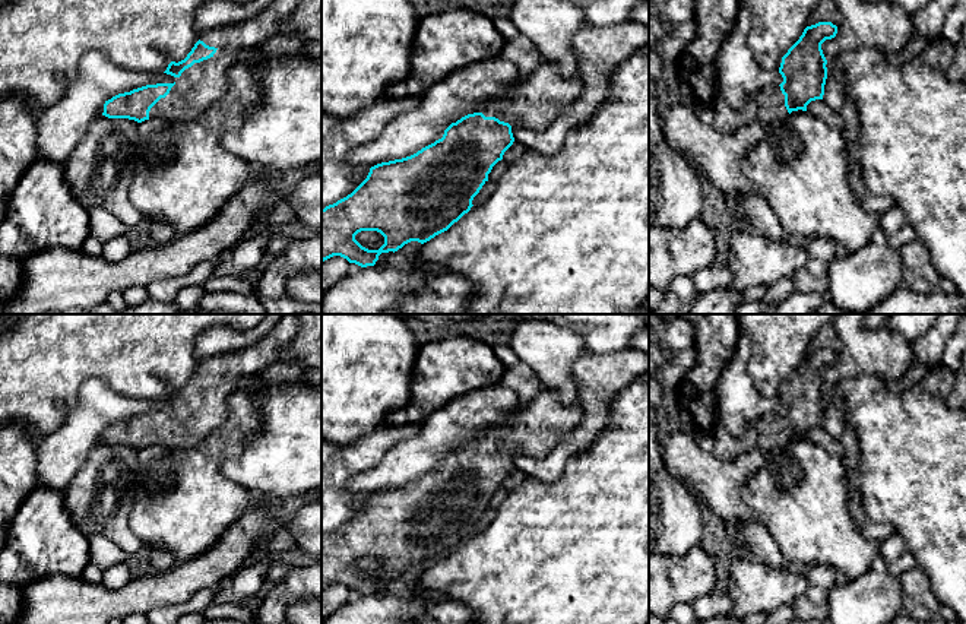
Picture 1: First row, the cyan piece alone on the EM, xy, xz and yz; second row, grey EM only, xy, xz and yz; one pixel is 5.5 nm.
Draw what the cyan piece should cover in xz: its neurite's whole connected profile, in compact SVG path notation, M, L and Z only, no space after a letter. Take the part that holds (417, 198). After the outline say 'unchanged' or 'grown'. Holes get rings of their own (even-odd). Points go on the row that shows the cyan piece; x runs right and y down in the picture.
M542 61L529 76L520 79L519 86L507 98L490 102L484 114L468 114L452 123L441 139L411 156L371 167L367 178L351 194L322 209L322 262L341 256L361 267L374 266L381 253L395 253L411 241L424 244L447 231L471 210L472 200L488 181L492 167L503 159L504 152L513 145L511 129L541 130L548 127L580 92L582 80L579 76L567 79L560 75L554 64ZM361 231L380 232L384 237L384 244L379 250L362 247L355 240Z | grown

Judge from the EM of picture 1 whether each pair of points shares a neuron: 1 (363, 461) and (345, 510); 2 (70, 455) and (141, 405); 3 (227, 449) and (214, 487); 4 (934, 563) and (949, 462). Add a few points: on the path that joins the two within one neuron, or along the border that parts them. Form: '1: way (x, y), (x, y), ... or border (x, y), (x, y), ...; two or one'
1: way (350, 471), (342, 478), (342, 497); one
2: way (84, 436), (111, 408), (122, 408); one
3: way (218, 458), (214, 462), (214, 478); one
4: way (949, 538), (949, 487); one

